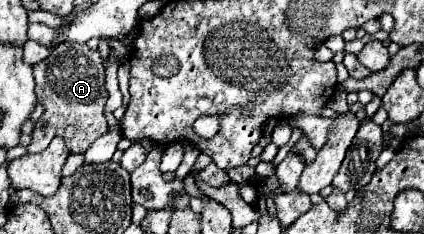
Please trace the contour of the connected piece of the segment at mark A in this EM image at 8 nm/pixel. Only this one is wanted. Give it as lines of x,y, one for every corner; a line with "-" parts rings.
62,42
52,48
50,56
34,66
36,100
44,106
44,114
34,124
32,144
28,152
42,152
54,136
62,136
72,154
86,152
88,146
108,132
104,106
108,92
104,88
104,60
100,52
92,52
86,44

